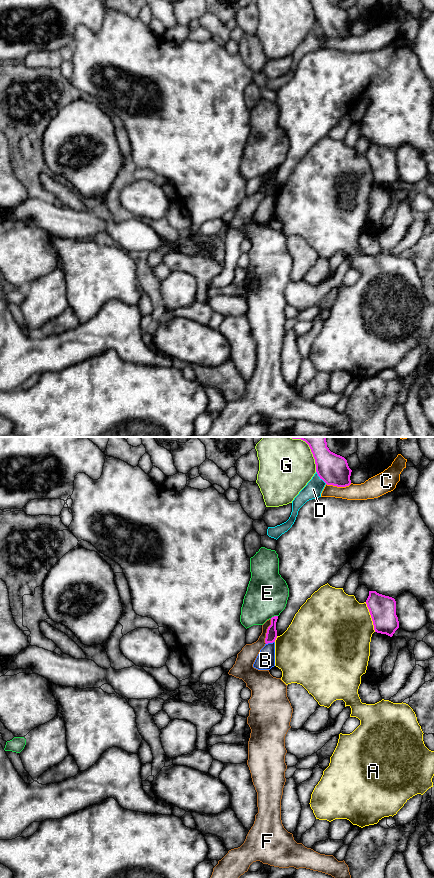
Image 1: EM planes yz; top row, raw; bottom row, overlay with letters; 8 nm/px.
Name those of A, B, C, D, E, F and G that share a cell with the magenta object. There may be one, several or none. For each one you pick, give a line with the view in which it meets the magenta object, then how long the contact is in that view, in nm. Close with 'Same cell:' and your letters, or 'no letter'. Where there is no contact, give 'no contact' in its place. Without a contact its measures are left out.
Same cell: no letter

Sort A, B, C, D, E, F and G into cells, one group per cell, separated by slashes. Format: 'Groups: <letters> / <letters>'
Groups: A / B / C / D / E / F / G

